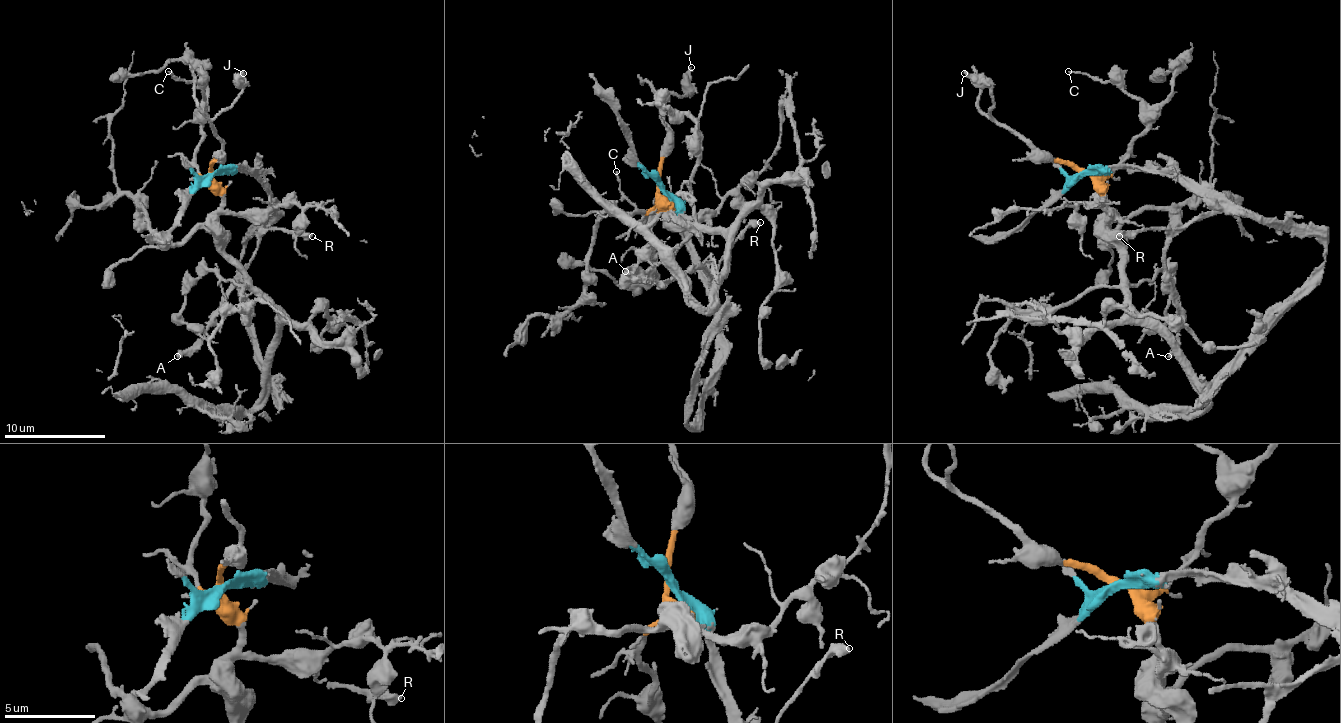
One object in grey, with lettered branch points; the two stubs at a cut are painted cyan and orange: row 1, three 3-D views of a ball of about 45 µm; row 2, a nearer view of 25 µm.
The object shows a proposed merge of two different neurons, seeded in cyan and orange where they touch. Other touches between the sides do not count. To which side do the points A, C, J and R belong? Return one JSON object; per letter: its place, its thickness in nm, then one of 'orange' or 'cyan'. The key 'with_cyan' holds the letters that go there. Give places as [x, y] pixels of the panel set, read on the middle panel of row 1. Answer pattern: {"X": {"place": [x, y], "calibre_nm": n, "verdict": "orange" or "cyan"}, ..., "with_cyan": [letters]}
{"A": {"place": [625, 271], "calibre_nm": 280, "verdict": "cyan"}, "C": {"place": [616, 171], "calibre_nm": 150, "verdict": "orange"}, "J": {"place": [691, 67], "calibre_nm": 280, "verdict": "orange"}, "R": {"place": [760, 222], "calibre_nm": 440, "verdict": "cyan"}, "with_cyan": ["A", "R"]}

